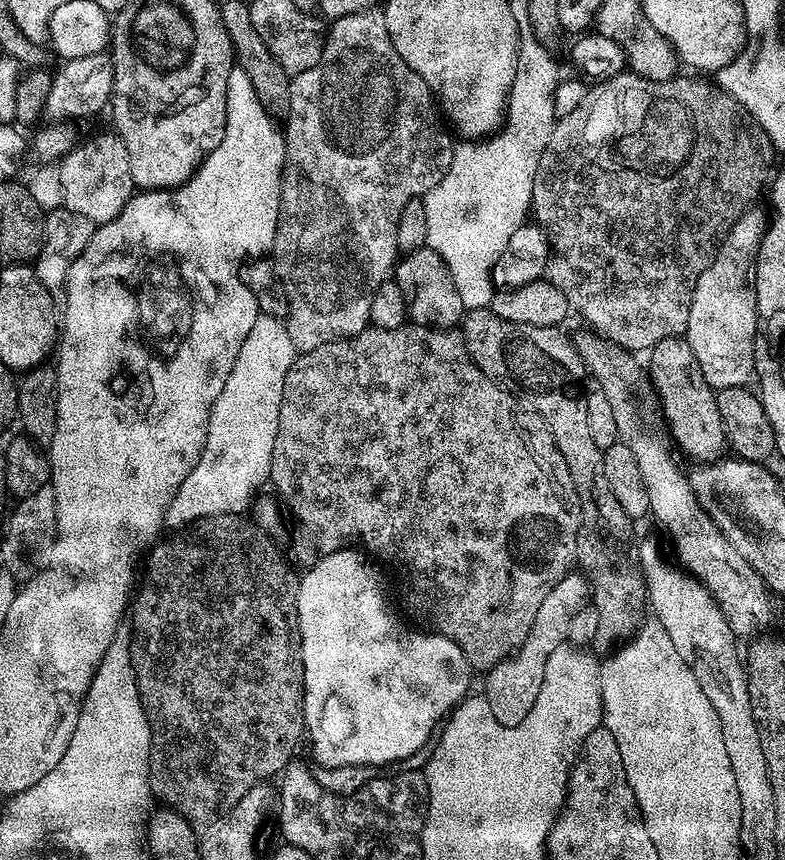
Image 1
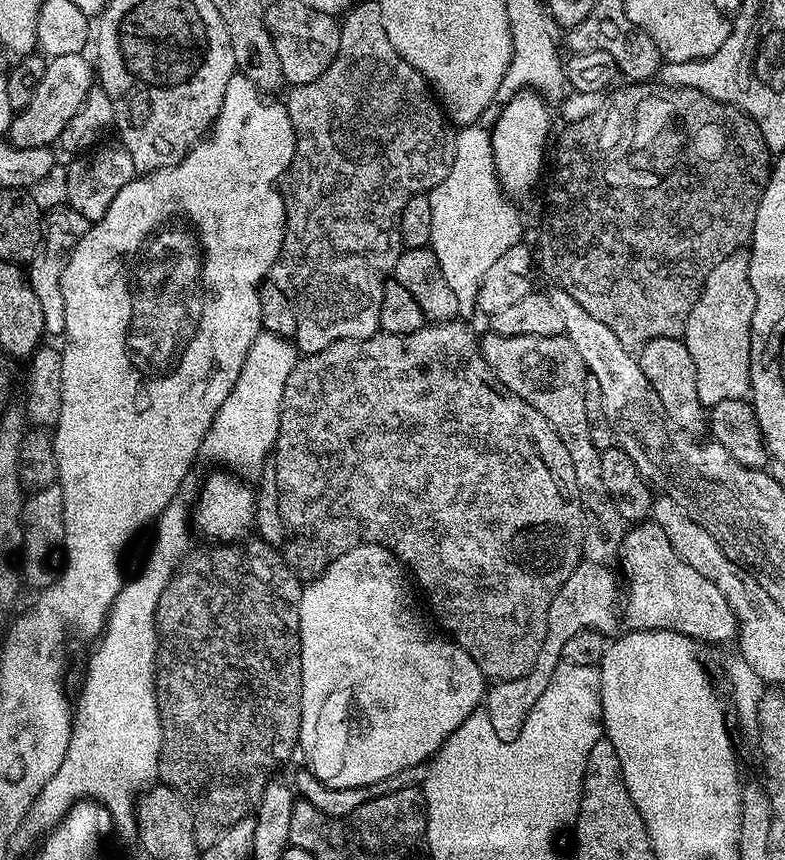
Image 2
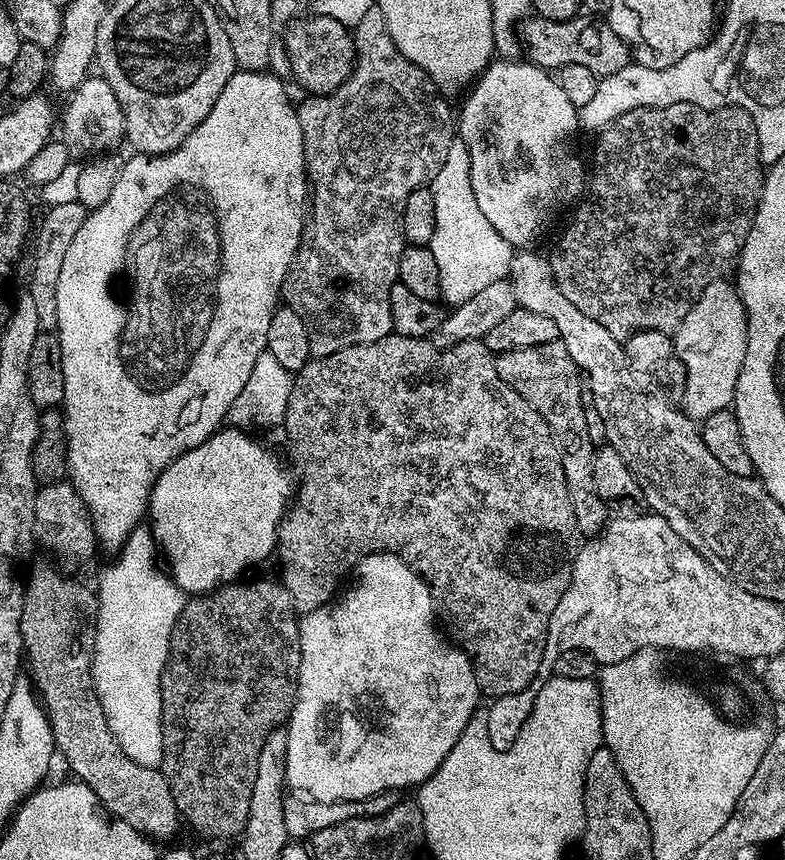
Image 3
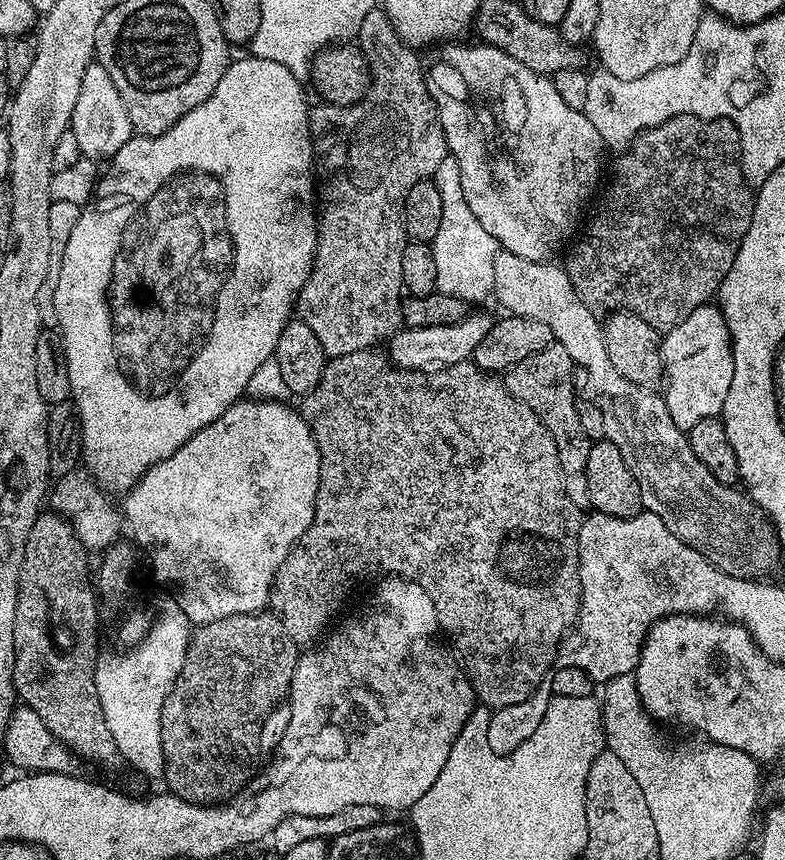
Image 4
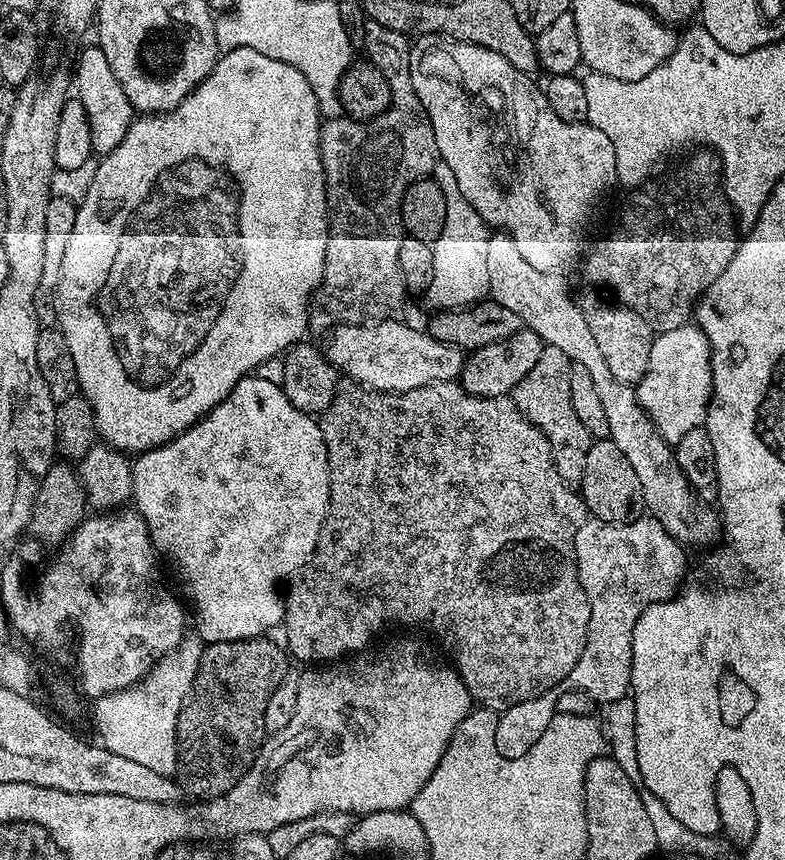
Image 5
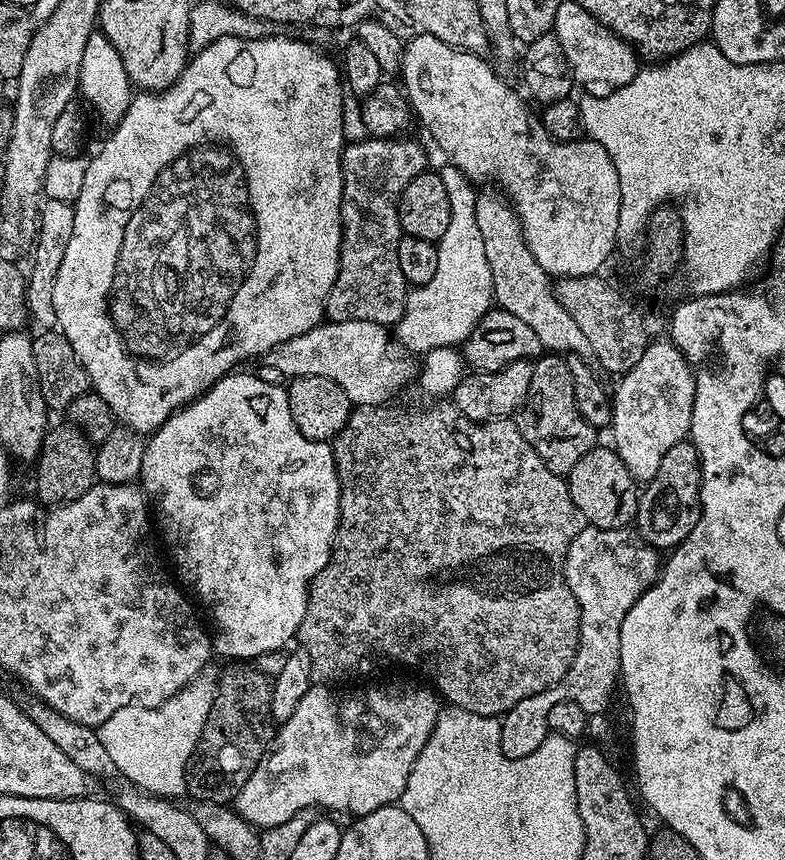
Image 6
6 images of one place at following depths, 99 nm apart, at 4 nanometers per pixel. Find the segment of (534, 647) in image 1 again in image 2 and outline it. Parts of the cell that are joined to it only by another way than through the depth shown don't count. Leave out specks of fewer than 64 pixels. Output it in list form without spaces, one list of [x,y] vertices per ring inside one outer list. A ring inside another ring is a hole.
[[[581,562],[562,582],[554,602],[550,602],[548,611],[548,636],[544,639],[544,646],[540,649],[536,664],[522,678],[495,681],[487,689],[486,707],[490,726],[494,726],[494,734],[500,740],[506,741],[518,735],[523,722],[530,710],[538,702],[542,690],[551,682],[557,664],[561,663],[563,646],[566,640],[585,630],[609,634],[620,624],[620,612],[616,609],[616,580],[608,573],[609,569],[602,564]]]

